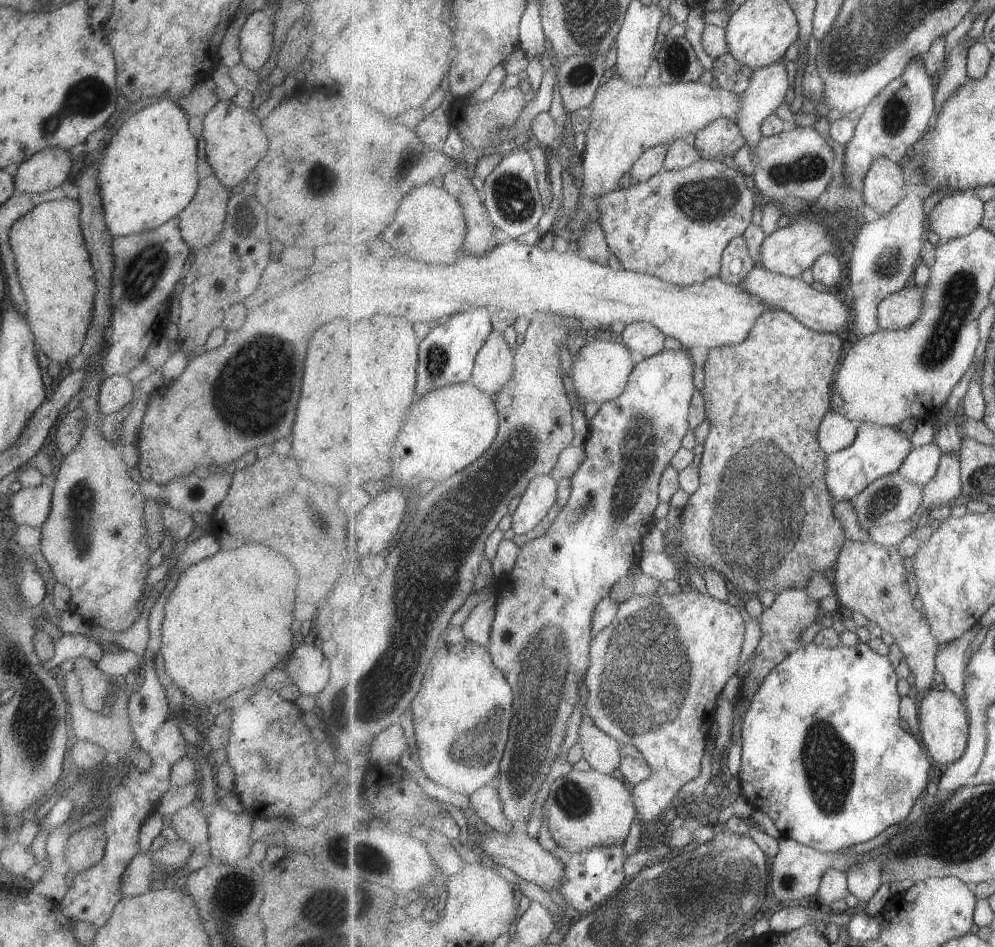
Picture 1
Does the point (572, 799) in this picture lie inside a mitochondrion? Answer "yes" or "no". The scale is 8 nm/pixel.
yes

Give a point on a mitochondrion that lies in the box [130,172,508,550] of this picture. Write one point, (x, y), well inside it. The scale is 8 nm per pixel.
(263, 371)

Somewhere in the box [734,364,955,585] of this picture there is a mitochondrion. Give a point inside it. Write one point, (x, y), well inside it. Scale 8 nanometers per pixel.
(884, 502)

